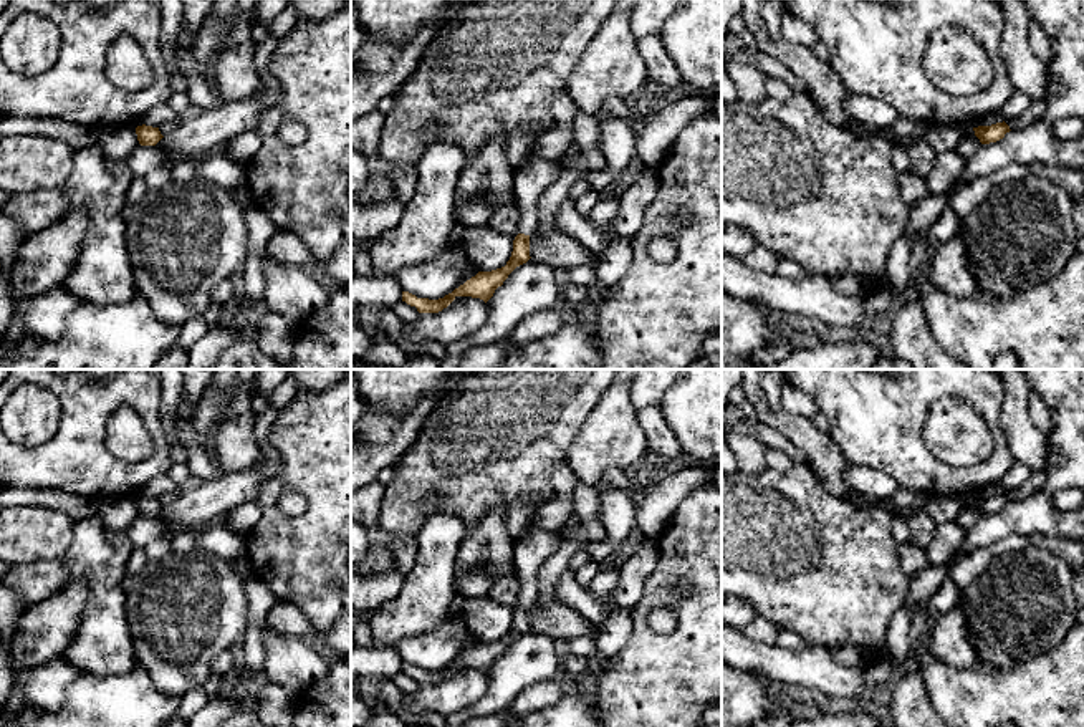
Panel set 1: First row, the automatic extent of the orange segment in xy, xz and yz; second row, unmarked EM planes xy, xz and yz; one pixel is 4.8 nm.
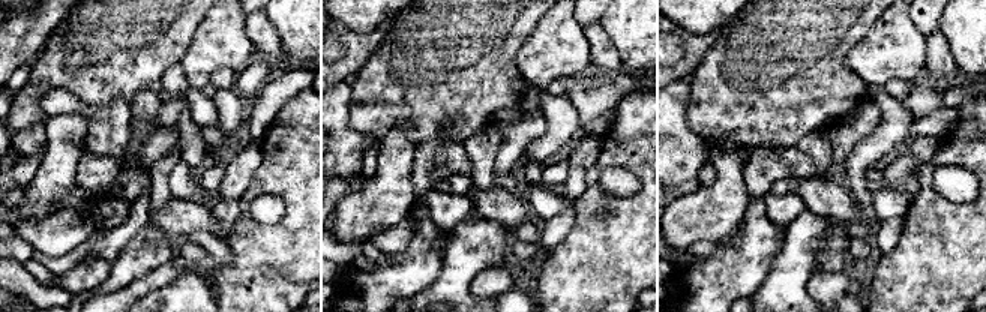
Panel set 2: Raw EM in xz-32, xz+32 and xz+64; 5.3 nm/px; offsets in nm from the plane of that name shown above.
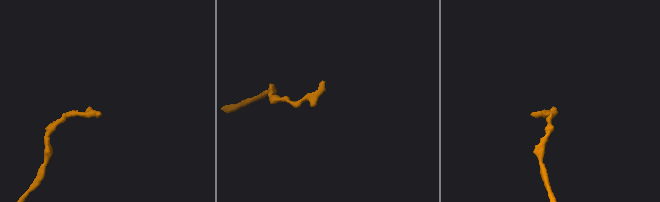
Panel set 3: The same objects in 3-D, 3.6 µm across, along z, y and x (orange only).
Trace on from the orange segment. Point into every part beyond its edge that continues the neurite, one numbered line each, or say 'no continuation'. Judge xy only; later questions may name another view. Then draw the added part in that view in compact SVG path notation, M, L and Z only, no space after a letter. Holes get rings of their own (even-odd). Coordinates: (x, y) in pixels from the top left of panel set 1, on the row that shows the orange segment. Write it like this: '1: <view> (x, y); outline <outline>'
no continuation

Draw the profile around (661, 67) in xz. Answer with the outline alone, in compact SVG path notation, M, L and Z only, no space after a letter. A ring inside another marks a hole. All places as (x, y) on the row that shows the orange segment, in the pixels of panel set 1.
M660 35L639 40L639 53L645 63L649 78L664 88L670 98L685 91L679 70L665 50Z

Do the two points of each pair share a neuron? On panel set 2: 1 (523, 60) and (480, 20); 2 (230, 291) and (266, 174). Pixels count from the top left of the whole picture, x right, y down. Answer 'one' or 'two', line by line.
1: two
2: one

